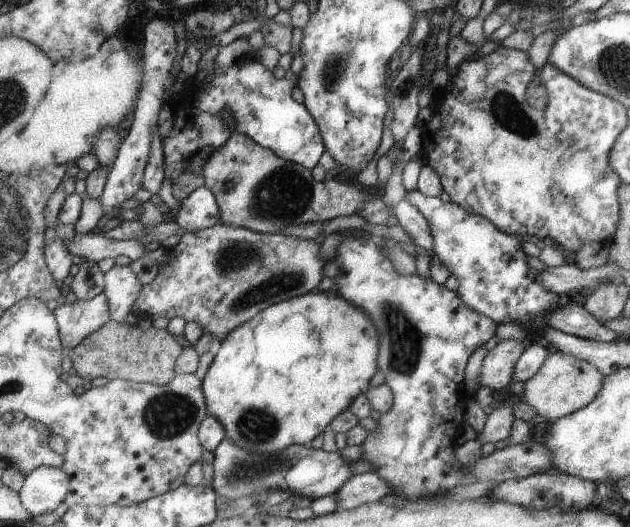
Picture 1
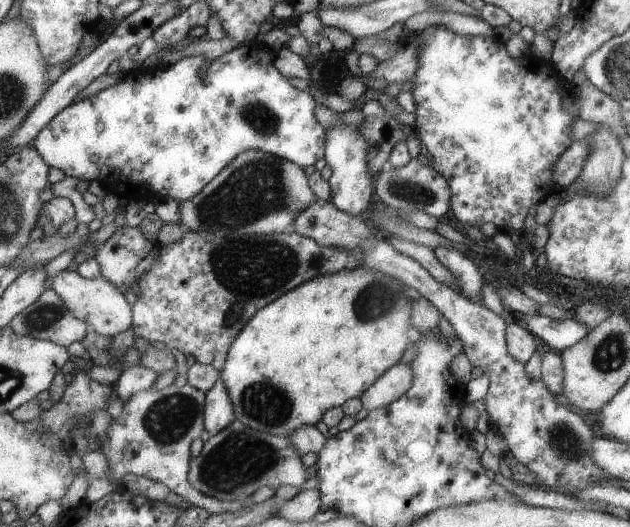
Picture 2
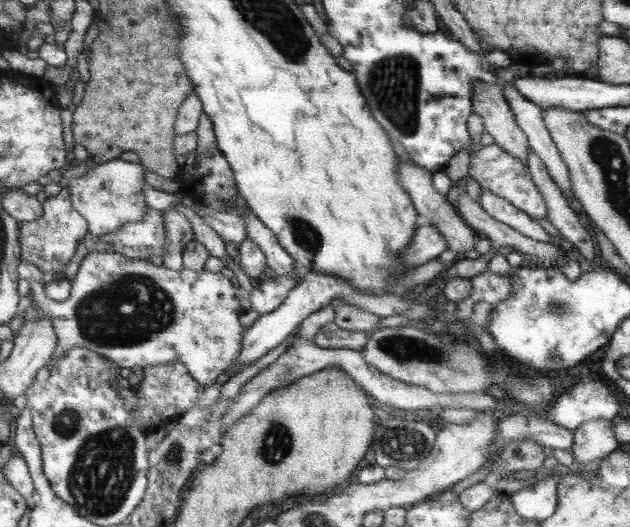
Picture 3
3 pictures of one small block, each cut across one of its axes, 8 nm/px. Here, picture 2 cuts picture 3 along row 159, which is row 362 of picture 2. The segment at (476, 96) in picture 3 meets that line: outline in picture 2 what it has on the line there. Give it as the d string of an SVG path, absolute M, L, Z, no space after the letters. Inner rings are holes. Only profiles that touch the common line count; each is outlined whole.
M513 319L508 320L505 337L509 356L519 365L524 365L529 360L529 356L541 347L535 336L523 324Z

